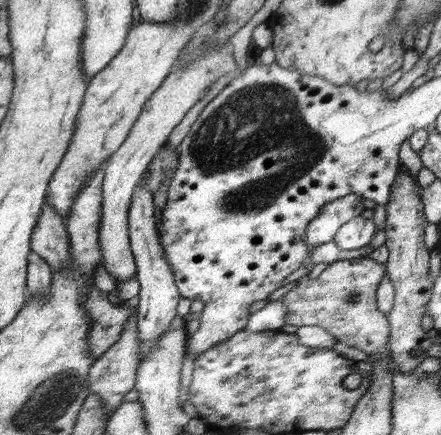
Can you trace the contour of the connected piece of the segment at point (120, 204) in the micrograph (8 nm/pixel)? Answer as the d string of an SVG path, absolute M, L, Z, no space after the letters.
M214 47L206 49L201 55L192 59L185 67L173 67L168 78L154 92L152 98L148 100L148 103L142 109L141 114L138 115L137 122L133 124L125 142L121 144L121 147L116 152L111 154L109 162L107 162L105 178L103 178L103 202L101 224L98 227L98 244L100 244L103 259L105 260L102 266L114 280L116 284L115 290L117 290L117 286L122 284L122 282L126 284L128 280L134 280L137 274L137 264L133 257L132 246L129 244L129 208L130 202L139 188L139 183L142 182L143 176L146 175L149 164L156 158L157 152L166 146L168 136L180 124L180 121L186 116L188 110L205 96L207 88L214 84L220 76L223 77L224 74L228 74L232 70L237 70L234 58L228 52L221 52L220 49L215 49Z

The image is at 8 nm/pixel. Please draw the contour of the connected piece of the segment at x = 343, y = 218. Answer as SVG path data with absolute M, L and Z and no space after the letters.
M346 195L327 203L320 215L306 228L302 242L314 249L336 240L342 225L361 217L365 210L362 200L363 196L360 195Z

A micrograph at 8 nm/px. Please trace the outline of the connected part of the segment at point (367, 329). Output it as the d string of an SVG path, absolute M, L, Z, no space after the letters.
M368 256L333 262L316 280L312 280L308 275L297 280L298 285L281 298L287 306L285 321L287 324L293 324L297 327L319 326L325 328L334 335L338 343L357 348L368 355L370 353L389 352L391 326L387 314L377 307L375 295L380 281L387 277L386 274L384 264Z

